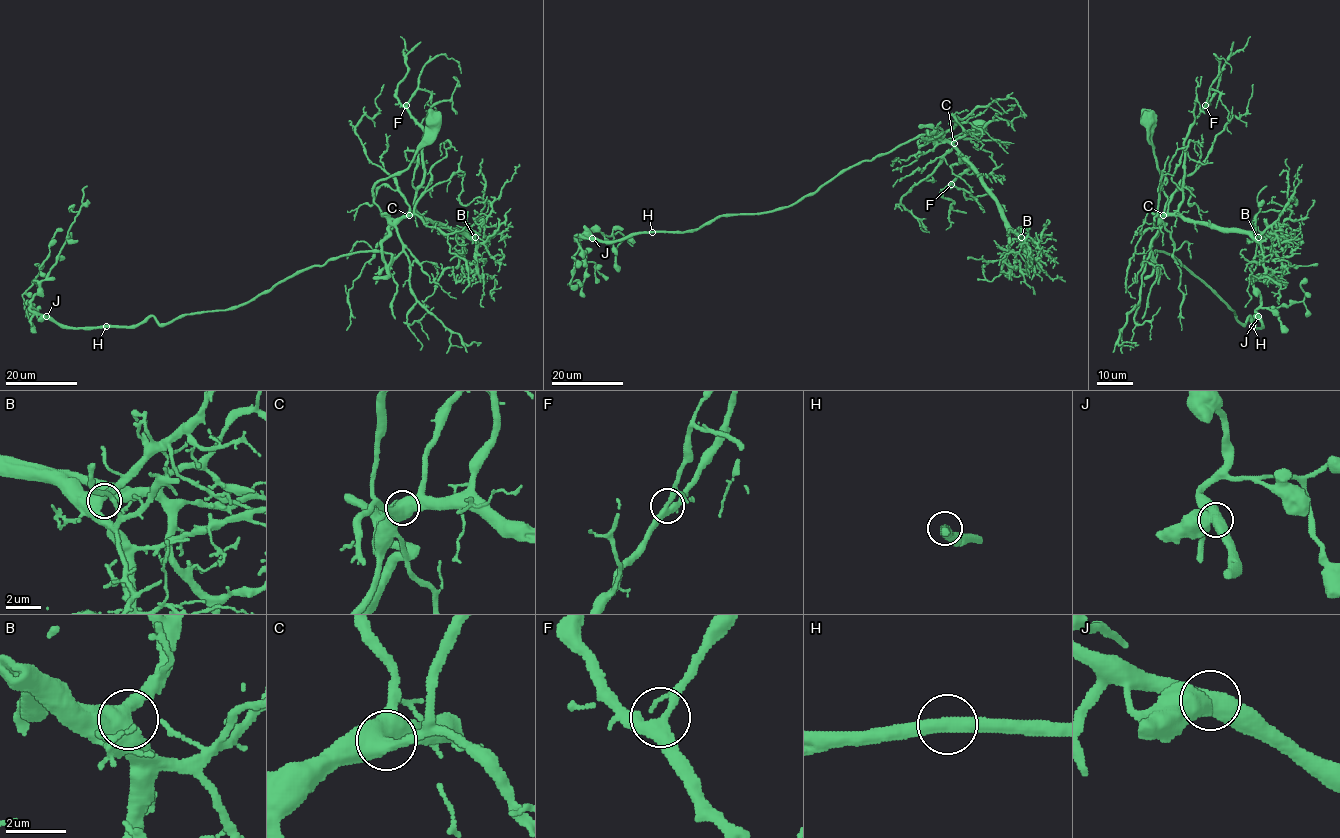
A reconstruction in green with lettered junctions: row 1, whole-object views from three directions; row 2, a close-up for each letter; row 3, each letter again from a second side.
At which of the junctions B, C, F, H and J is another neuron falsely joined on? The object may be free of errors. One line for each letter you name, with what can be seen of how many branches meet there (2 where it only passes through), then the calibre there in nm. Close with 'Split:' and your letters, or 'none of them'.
Split: none of them

